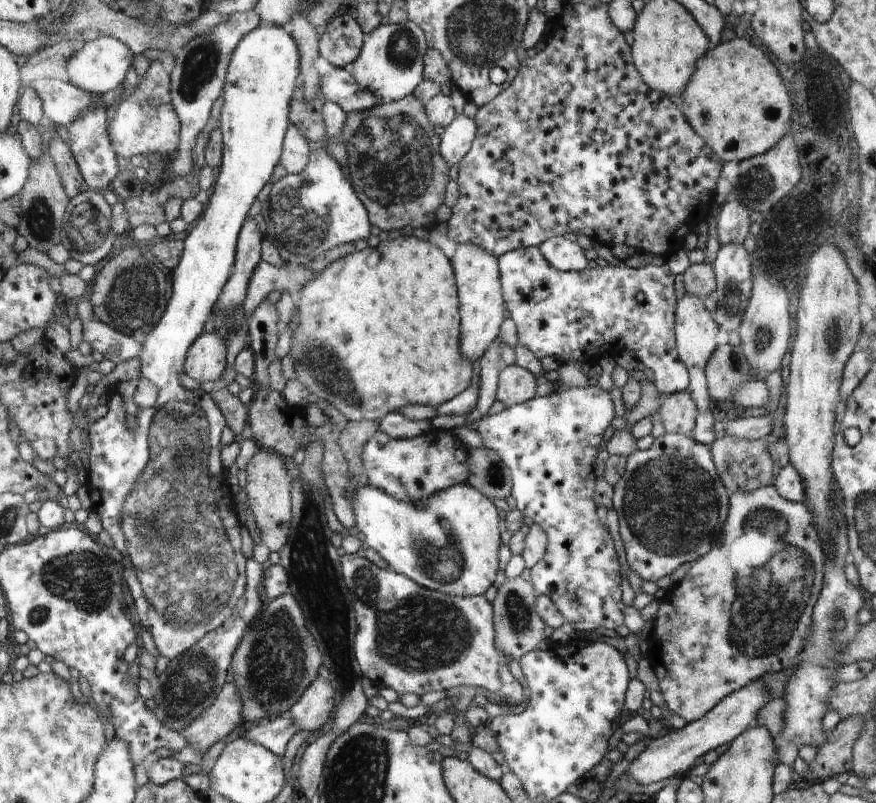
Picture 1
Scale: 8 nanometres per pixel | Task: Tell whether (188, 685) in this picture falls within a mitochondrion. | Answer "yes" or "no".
yes

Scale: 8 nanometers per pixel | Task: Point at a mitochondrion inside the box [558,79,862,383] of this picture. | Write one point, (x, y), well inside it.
(831, 120)

